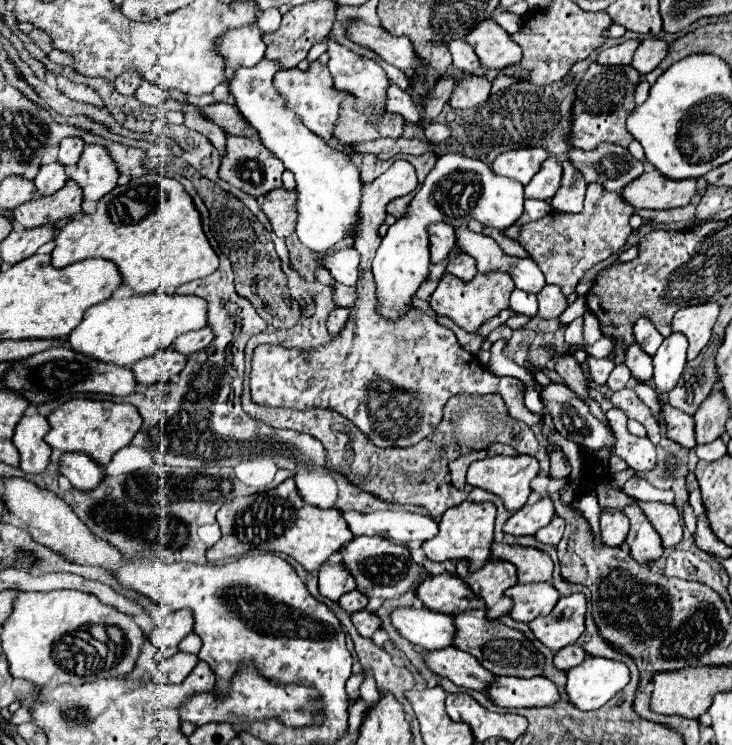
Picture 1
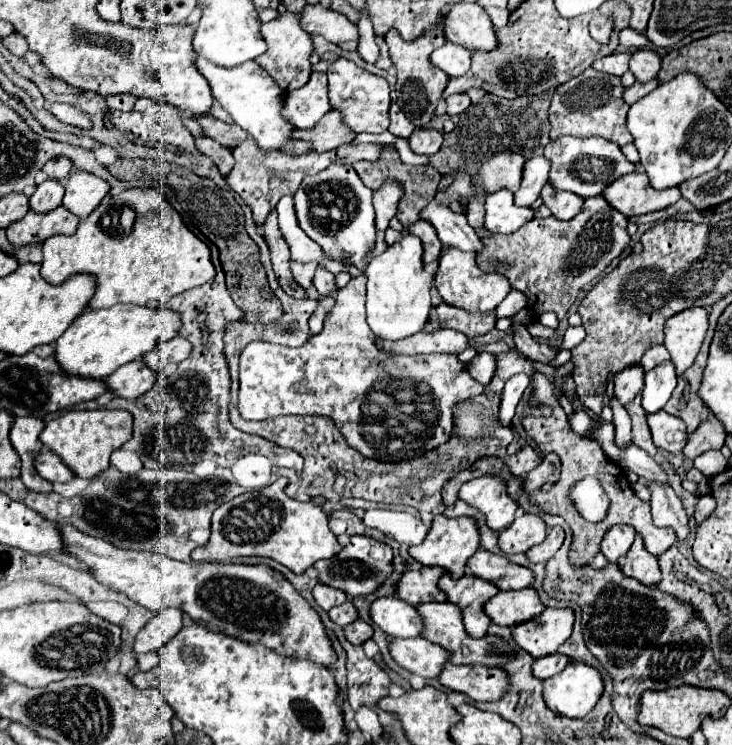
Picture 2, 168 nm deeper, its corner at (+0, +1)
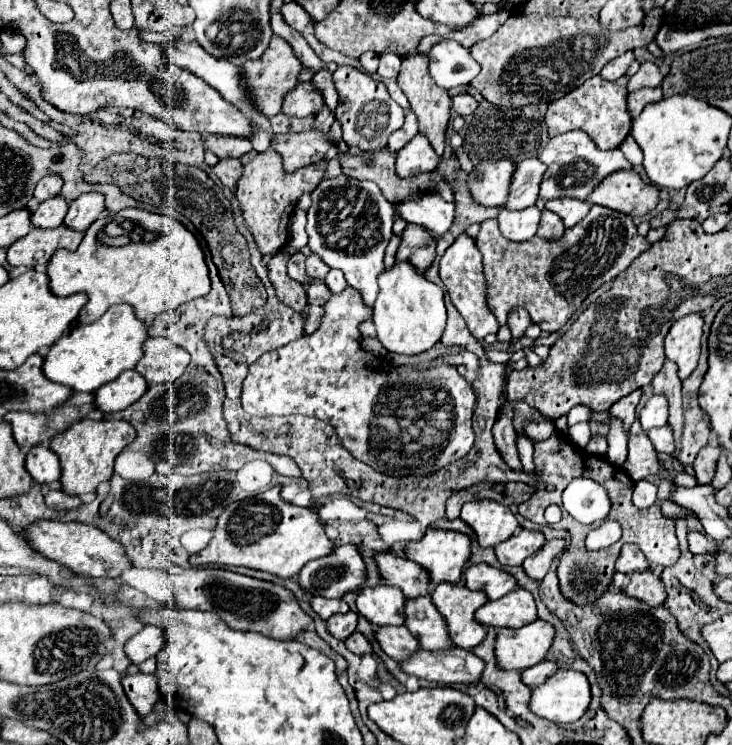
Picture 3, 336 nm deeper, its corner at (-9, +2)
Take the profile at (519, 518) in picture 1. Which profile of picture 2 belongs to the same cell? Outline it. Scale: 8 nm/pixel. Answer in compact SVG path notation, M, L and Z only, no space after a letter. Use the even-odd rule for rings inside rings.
M519 515L505 531L499 533L503 553L525 553L545 539L547 527L539 515Z

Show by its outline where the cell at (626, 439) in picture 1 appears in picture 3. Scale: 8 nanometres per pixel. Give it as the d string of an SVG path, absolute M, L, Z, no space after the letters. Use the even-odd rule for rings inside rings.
M688 530L688 544L690 544L690 552L692 554L714 554L716 552L716 544L714 540L710 540L706 534L698 532L698 530Z

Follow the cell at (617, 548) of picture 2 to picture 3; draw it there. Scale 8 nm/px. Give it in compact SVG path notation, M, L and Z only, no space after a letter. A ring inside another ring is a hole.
M624 544L620 550L620 556L616 560L616 570L624 574L632 574L634 570L646 570L648 562L642 554L642 550L634 544Z

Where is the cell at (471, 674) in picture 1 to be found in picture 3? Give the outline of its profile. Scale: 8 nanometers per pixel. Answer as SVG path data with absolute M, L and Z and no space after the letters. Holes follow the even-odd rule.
M384 626L376 632L382 650L396 662L406 662L412 654L420 650L420 642L410 634L406 626Z

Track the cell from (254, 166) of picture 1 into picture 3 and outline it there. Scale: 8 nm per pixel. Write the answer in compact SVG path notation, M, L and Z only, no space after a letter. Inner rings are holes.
M270 146L266 152L248 152L242 158L242 166L244 166L244 174L238 180L238 188L236 188L236 198L240 200L240 210L244 214L246 226L248 230L254 234L256 242L258 242L258 250L268 256L274 254L276 250L280 250L282 246L286 246L288 242L288 218L292 216L298 198L306 192L312 192L314 186L324 178L326 174L326 160L320 160L316 164L298 168L294 172L284 170L282 164L282 156Z

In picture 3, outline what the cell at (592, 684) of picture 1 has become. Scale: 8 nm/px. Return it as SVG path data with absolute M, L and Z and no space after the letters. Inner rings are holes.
M558 670L544 686L532 688L530 710L552 722L576 722L590 700L590 682L582 672Z

